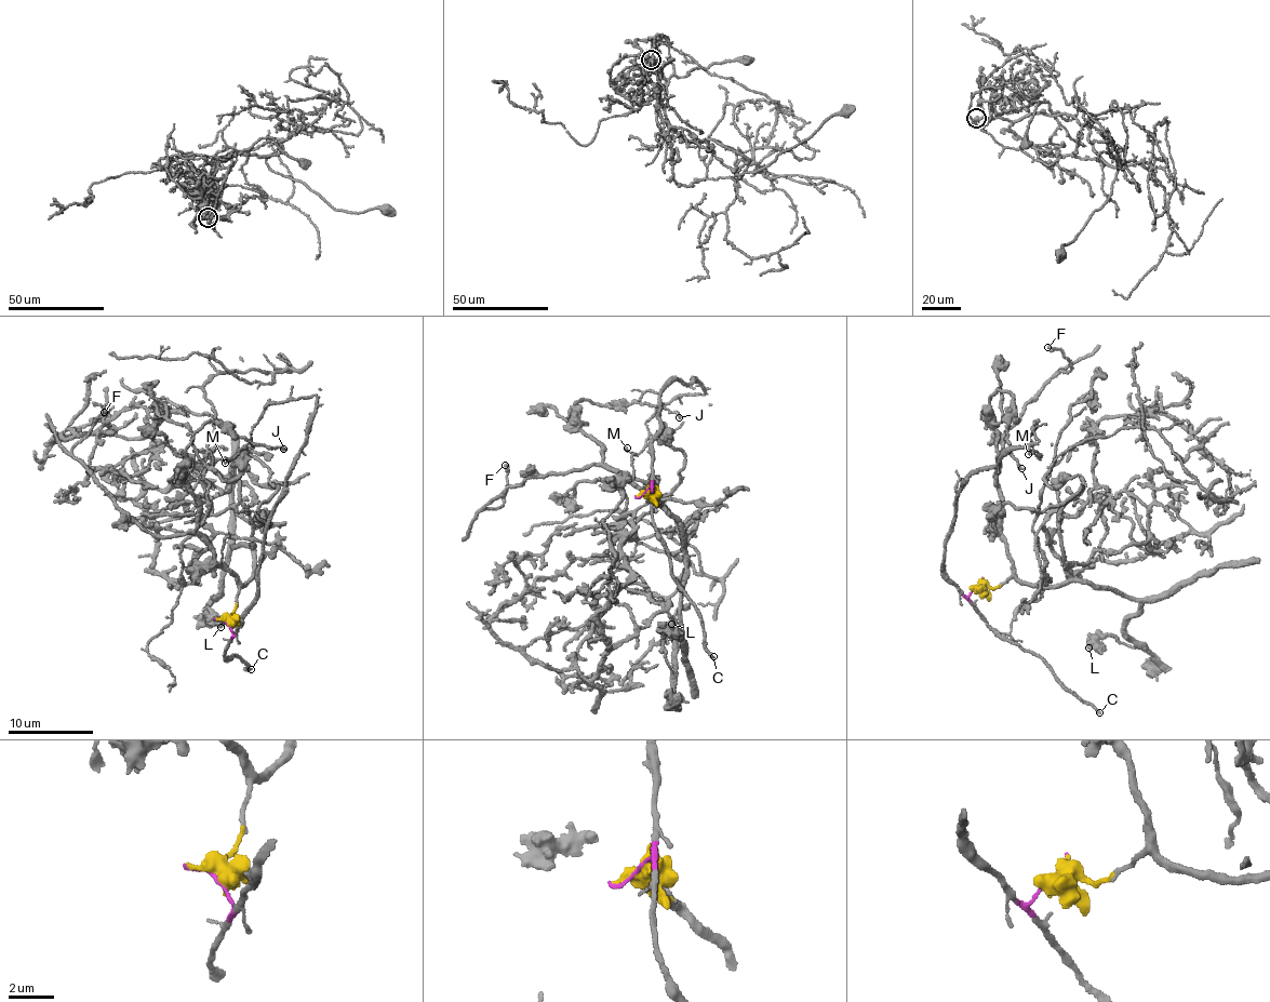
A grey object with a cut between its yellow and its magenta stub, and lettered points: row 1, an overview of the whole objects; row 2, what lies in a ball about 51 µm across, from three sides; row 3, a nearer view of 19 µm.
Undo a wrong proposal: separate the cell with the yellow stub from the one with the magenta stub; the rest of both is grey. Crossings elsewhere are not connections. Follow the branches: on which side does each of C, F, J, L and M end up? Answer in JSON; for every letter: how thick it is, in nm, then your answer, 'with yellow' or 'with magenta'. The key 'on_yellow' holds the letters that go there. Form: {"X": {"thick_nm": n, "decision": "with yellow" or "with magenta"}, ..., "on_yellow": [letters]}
{"C": {"thick_nm": 220, "decision": "with magenta"}, "F": {"thick_nm": 180, "decision": "with yellow"}, "J": {"thick_nm": 200, "decision": "with yellow"}, "L": {"thick_nm": 650, "decision": "with yellow"}, "M": {"thick_nm": 160, "decision": "with magenta"}, "on_yellow": ["F", "J", "L"]}

